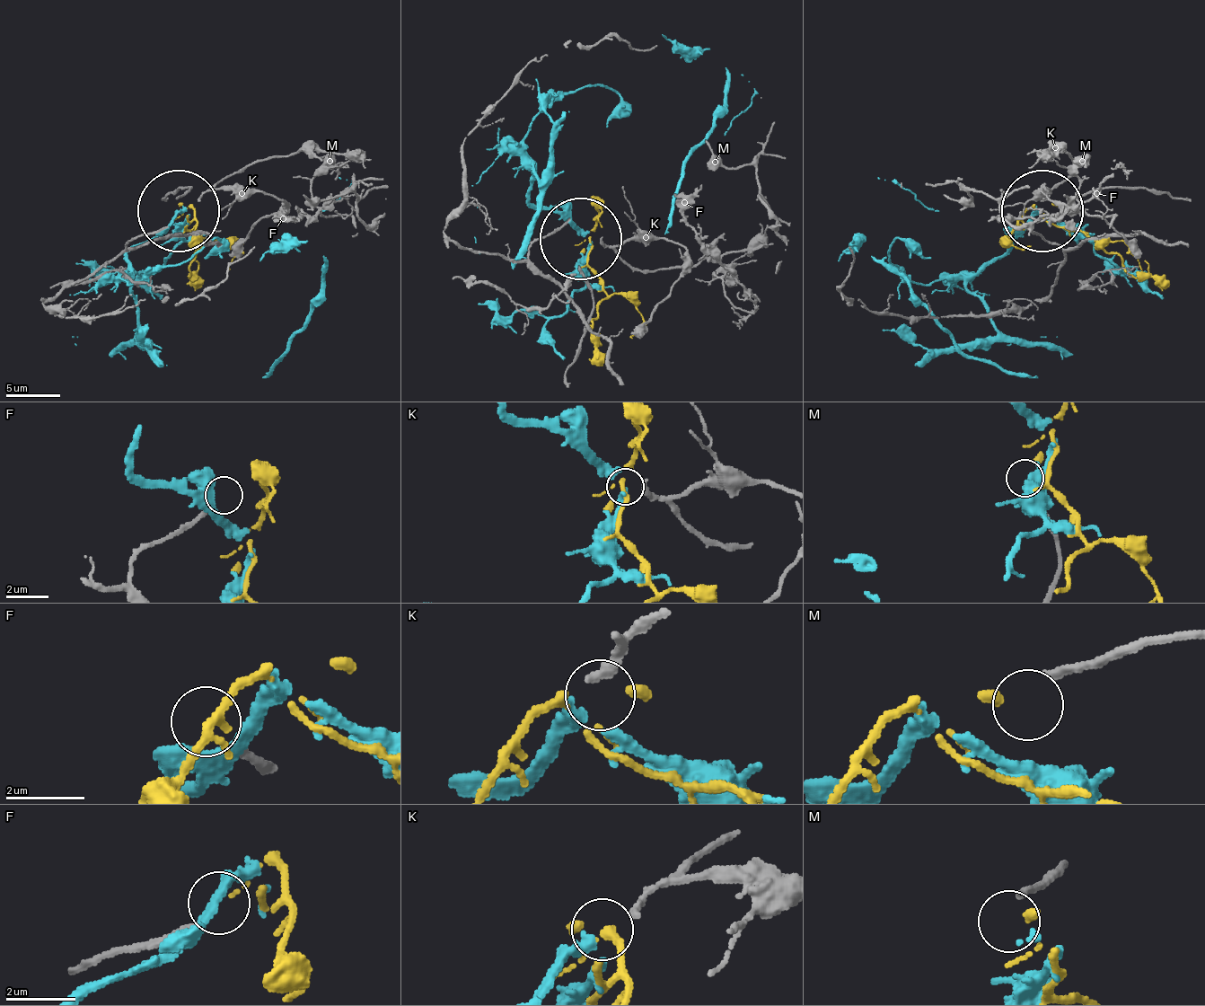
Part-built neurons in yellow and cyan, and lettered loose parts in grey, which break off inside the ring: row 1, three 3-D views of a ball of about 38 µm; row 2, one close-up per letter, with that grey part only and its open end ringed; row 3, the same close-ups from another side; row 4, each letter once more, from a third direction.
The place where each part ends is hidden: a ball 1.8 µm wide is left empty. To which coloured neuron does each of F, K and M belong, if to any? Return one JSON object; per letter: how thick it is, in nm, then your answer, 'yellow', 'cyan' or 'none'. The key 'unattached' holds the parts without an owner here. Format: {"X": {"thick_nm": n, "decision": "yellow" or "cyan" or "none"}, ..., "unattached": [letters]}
{"F": {"thick_nm": 180, "decision": "none"}, "K": {"thick_nm": 220, "decision": "cyan"}, "M": {"thick_nm": 220, "decision": "yellow"}, "unattached": ["F"]}

